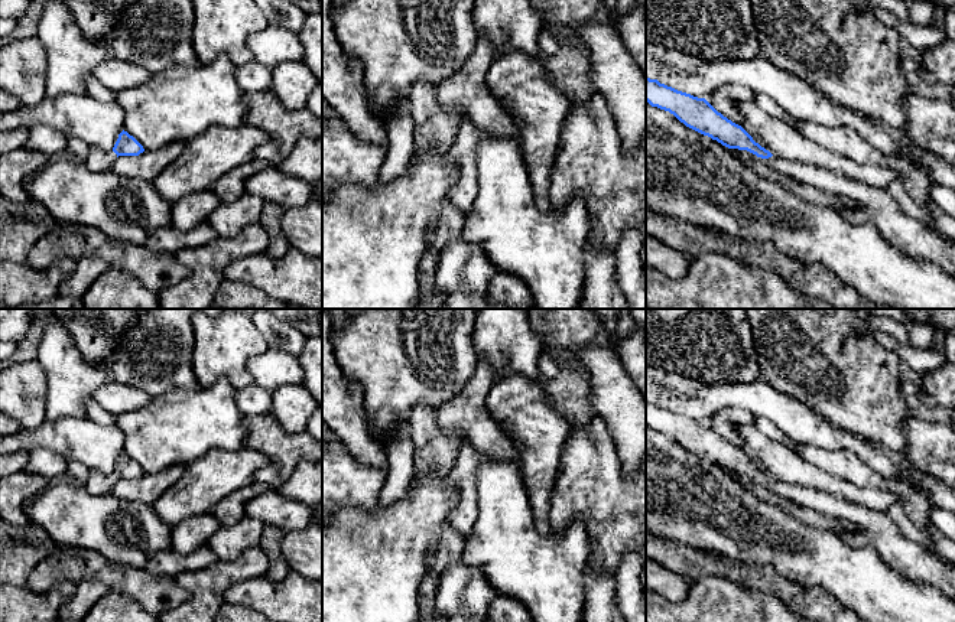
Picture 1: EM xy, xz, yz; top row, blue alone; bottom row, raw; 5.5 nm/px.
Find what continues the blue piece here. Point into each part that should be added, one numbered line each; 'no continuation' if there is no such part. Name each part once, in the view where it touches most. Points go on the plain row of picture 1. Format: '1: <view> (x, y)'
1: yz (910, 560)

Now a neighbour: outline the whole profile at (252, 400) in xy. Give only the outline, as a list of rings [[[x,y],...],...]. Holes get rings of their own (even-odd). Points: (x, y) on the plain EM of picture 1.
[[[251,382],[235,393],[235,403],[243,416],[272,413],[273,393]]]

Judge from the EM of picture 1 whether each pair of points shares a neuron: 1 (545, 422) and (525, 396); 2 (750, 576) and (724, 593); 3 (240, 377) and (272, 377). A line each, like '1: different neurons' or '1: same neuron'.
1: same neuron
2: different neurons
3: different neurons

